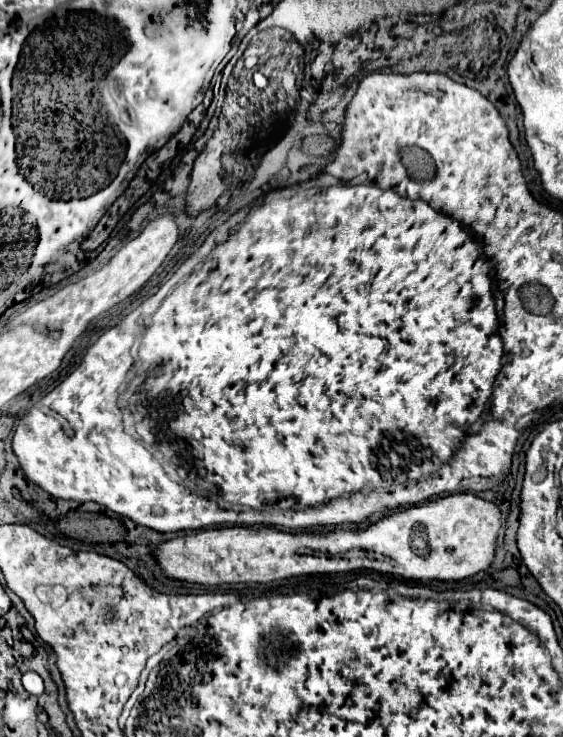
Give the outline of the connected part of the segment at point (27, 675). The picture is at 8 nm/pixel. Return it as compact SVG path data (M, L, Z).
M34 670L24 672L22 684L24 684L24 688L26 688L30 694L34 694L34 696L40 696L40 694L44 692L44 680L42 680L42 676L40 676L38 672L34 672Z

